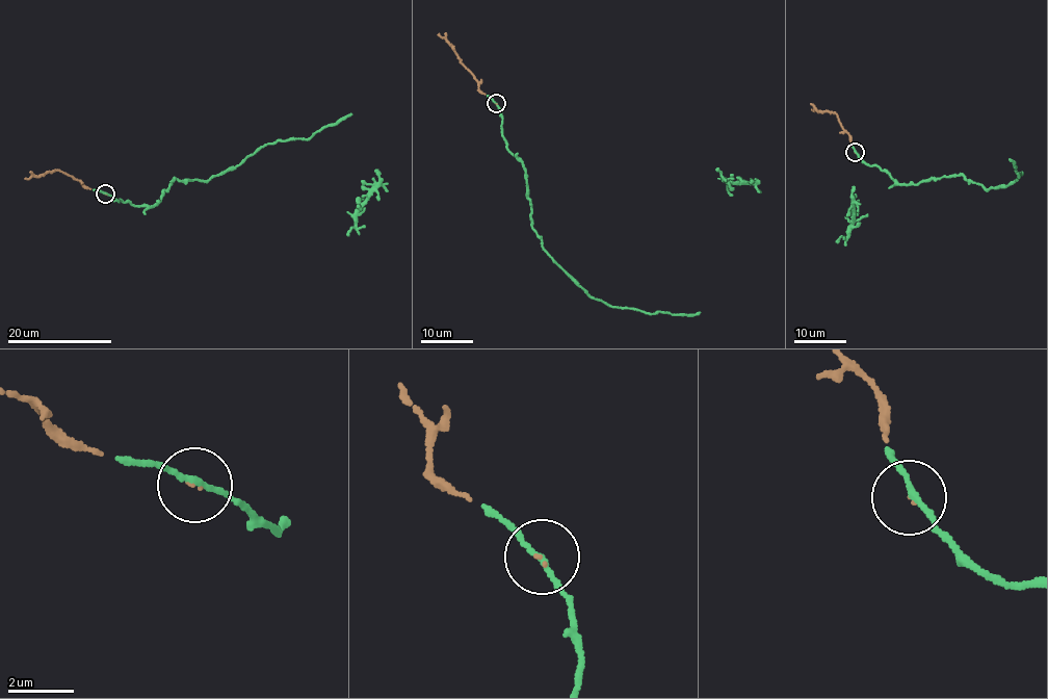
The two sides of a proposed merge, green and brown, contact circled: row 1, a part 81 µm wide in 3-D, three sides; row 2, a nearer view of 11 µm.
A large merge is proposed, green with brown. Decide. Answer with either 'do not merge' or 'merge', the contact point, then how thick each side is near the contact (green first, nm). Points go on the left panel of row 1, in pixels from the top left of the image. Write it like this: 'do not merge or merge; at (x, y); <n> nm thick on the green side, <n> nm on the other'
merge; at (105, 193); 170 nm thick on the green side, 50 nm on the other

